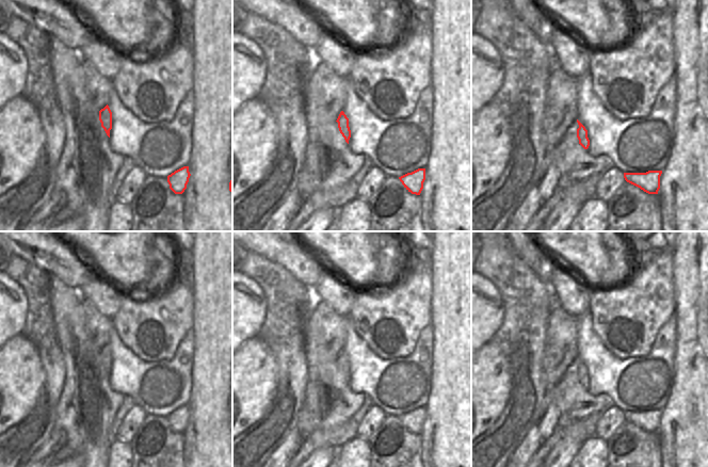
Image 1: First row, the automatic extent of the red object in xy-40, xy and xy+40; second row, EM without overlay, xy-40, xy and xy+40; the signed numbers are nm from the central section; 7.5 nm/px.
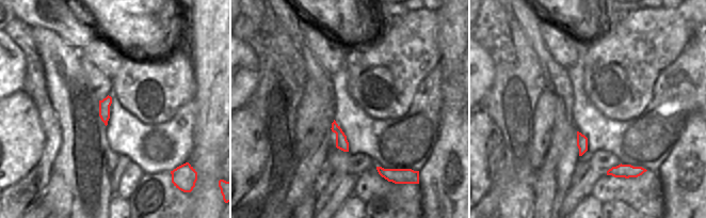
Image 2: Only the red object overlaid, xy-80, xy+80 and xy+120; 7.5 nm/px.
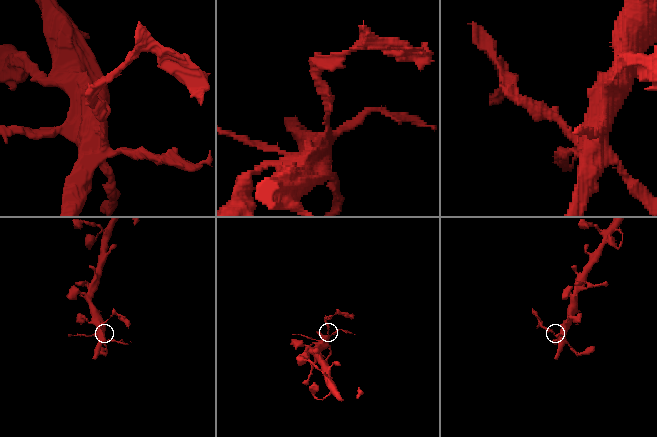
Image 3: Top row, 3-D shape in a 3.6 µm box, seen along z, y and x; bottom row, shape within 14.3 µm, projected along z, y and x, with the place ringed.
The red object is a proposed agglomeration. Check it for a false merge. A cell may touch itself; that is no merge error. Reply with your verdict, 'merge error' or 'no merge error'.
merge error

